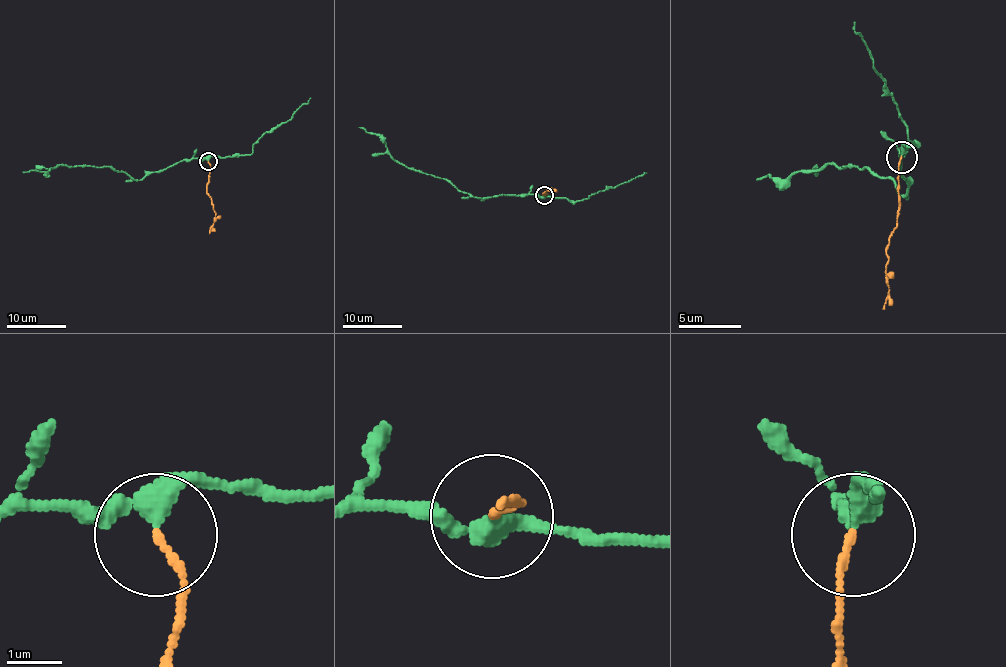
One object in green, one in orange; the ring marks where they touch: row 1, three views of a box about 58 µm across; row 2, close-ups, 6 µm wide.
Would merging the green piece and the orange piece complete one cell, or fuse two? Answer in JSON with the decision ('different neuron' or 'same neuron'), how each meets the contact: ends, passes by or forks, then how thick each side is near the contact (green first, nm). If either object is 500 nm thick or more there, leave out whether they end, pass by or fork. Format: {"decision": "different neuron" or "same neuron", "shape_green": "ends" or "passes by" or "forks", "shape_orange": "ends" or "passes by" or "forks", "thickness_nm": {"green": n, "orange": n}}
{"decision": "different neuron", "shape_green": "passes by", "shape_orange": "ends", "thickness_nm": {"green": 320, "orange": 120}}

